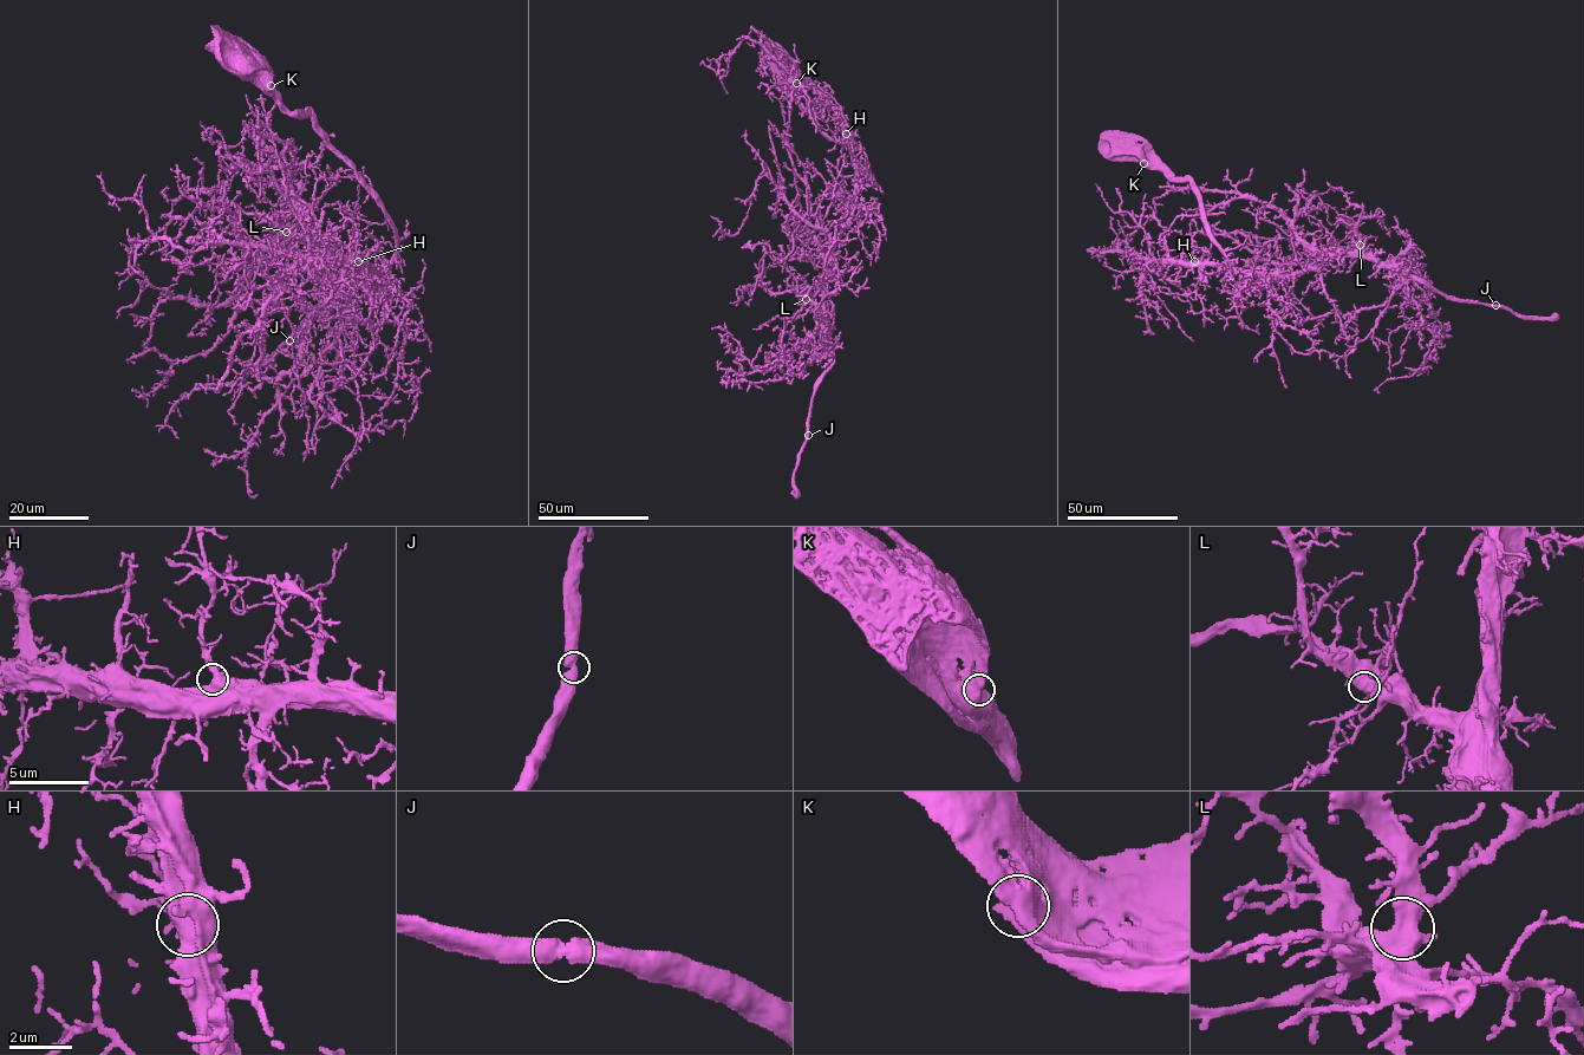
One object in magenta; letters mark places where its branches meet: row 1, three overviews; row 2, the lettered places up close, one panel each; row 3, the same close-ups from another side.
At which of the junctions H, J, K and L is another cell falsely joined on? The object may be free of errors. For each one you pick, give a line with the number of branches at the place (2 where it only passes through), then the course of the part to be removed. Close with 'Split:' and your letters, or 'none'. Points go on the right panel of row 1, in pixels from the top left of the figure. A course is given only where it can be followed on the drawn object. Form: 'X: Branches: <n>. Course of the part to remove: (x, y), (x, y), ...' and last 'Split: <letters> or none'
Split: none

